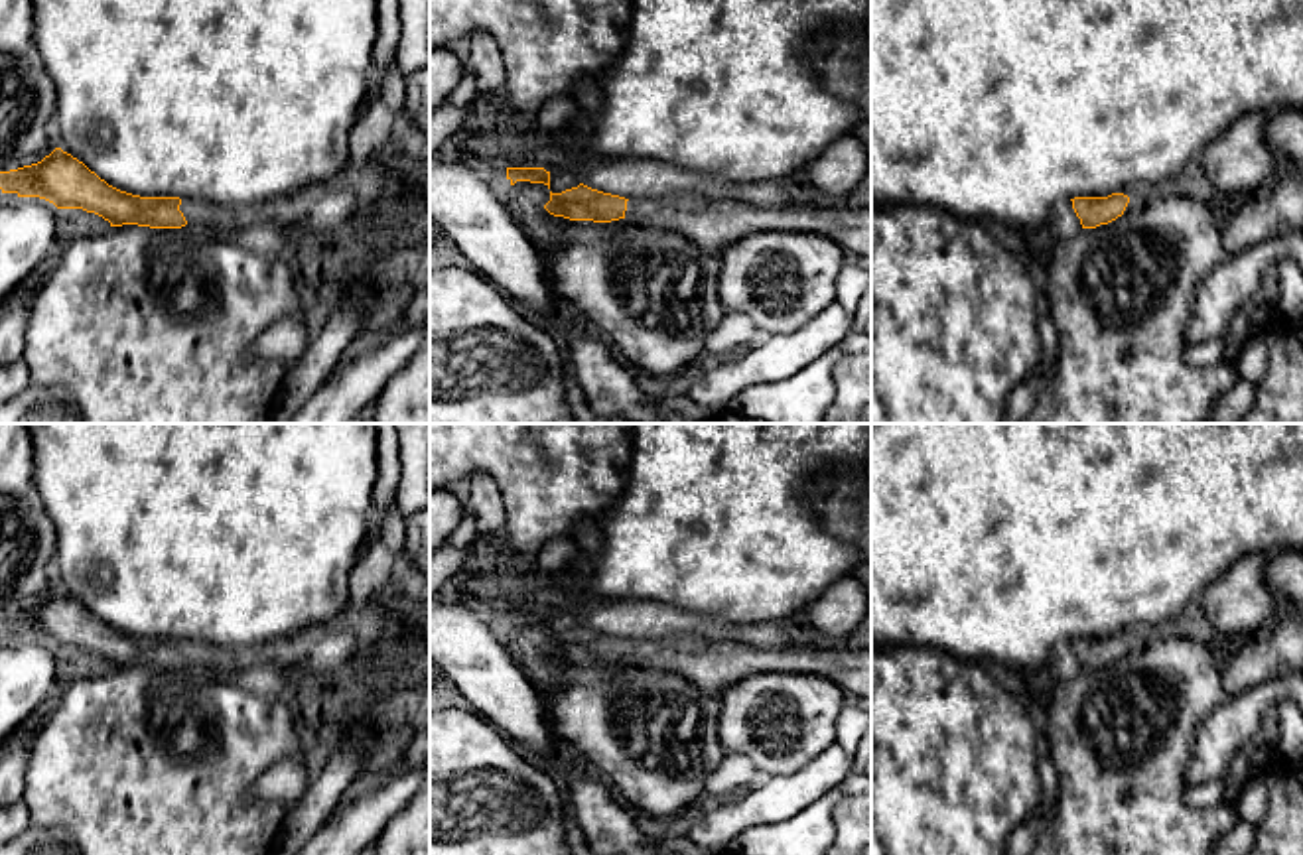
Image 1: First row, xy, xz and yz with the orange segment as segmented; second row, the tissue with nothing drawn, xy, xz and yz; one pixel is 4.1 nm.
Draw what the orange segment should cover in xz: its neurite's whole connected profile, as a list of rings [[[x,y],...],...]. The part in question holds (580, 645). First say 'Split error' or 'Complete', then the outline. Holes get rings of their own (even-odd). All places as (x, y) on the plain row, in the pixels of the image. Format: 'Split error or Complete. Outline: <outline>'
Split error. Outline: [[[580,625],[562,634],[550,632],[544,650],[570,662],[625,660],[631,666],[678,674],[716,697],[759,672],[816,674],[842,690],[871,697],[871,648],[826,648],[808,636],[798,636],[787,648],[761,650],[735,640],[704,642],[688,636],[625,640]]]

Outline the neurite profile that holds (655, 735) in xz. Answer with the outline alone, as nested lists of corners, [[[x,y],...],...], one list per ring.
[[[558,660],[556,686],[544,695],[554,735],[583,753],[641,814],[664,818],[690,810],[725,756],[720,743],[721,699],[684,676],[625,660]]]

